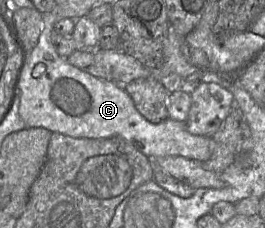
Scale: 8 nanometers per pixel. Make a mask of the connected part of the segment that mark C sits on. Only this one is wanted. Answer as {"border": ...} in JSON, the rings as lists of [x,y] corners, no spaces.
{"border":[[[46,24],[37,45],[26,54],[20,69],[19,115],[27,127],[45,128],[73,138],[121,138],[153,160],[164,156],[181,156],[205,163],[213,152],[211,137],[193,135],[184,122],[166,119],[151,123],[137,110],[122,86],[110,79],[98,79],[60,57]]]}

